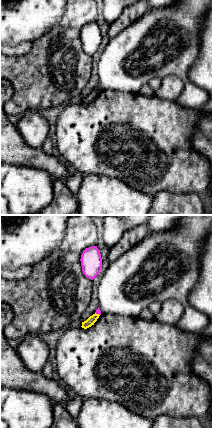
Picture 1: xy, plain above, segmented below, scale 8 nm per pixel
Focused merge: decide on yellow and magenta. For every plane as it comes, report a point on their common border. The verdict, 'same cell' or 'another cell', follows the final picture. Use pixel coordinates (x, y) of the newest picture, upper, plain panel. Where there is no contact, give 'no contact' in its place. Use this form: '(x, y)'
(97, 90)

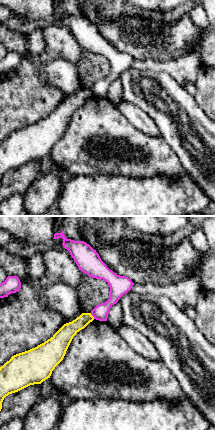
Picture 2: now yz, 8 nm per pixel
(92, 92)

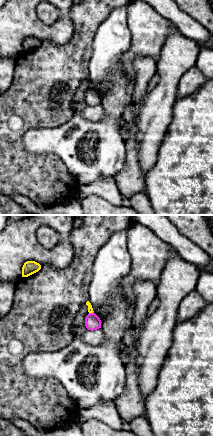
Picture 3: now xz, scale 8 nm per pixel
(91, 88)

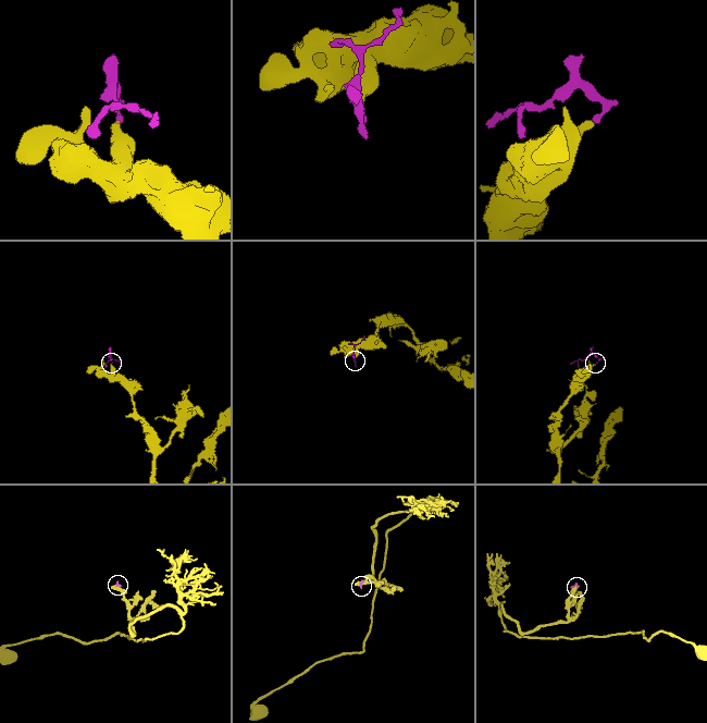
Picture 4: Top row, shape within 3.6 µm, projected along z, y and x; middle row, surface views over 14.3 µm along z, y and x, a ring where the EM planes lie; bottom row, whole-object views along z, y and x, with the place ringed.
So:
another cell

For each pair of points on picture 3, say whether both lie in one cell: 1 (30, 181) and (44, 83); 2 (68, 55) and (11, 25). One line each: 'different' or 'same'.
1: same
2: different

